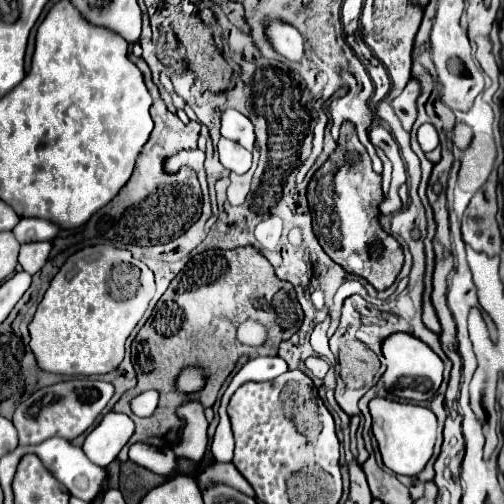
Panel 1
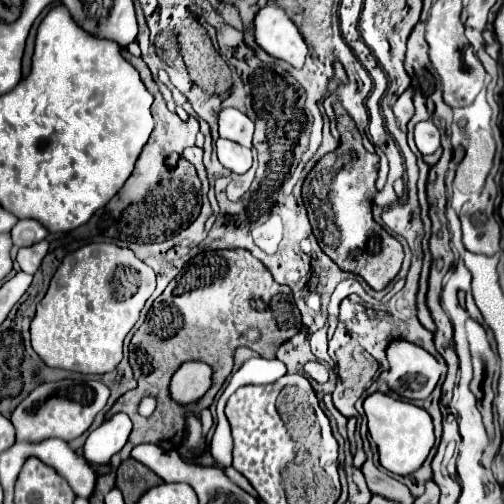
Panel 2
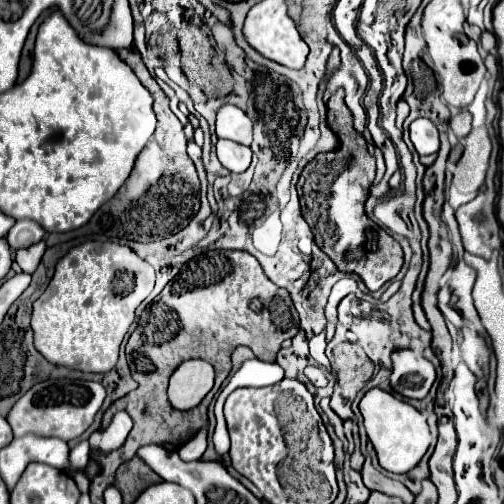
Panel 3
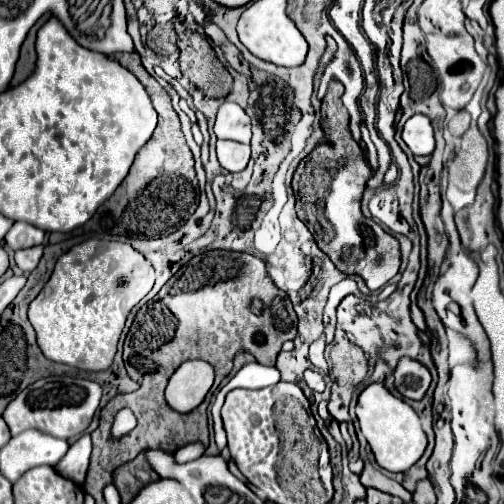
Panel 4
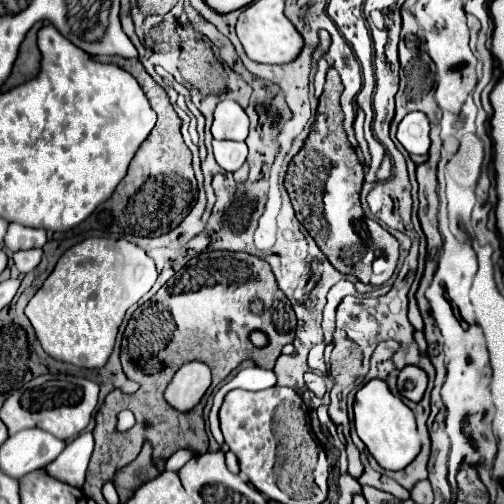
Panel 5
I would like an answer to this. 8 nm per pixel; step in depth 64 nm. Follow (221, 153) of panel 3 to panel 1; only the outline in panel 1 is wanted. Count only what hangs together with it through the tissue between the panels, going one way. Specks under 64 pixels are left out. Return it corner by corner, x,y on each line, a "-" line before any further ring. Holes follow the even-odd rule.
220,138
218,140
218,154
220,154
222,166
236,172
236,174
244,174
252,166
252,152
248,152
246,148
242,148
240,144
236,144
232,140

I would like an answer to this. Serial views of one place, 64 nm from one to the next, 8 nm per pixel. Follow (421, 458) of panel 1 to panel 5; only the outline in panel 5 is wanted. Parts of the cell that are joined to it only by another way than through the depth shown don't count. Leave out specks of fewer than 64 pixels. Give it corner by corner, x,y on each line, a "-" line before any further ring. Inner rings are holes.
380,378
366,382
354,400
354,428
366,450
384,470
404,470
420,452
420,440
416,434
414,412
388,390
388,384

